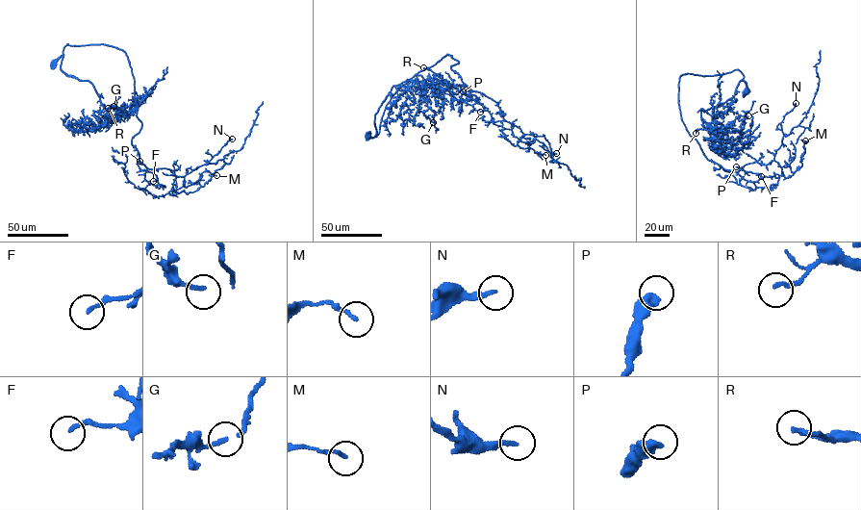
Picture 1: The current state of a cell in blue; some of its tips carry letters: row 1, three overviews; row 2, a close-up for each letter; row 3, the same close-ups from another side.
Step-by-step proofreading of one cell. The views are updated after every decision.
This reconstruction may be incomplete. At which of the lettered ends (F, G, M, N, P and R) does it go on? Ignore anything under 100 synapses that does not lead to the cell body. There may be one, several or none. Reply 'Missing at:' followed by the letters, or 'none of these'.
Missing at: none of these

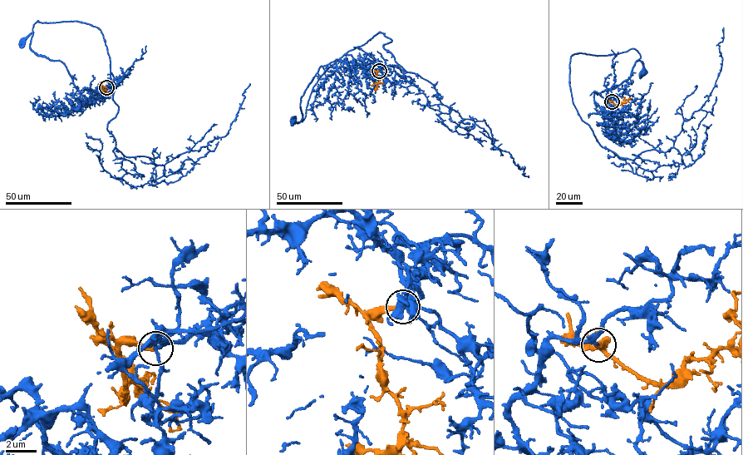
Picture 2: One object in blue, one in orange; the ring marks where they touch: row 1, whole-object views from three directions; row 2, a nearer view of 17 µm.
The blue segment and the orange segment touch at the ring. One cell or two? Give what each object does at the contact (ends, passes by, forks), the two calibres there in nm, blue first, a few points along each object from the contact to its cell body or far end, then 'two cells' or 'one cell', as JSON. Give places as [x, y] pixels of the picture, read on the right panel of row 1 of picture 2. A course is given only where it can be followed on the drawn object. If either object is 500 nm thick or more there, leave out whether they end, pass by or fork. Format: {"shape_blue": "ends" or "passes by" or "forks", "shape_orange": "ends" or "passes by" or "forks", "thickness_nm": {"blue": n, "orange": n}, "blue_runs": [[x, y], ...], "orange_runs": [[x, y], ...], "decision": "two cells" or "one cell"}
{"shape_blue": "passes by", "shape_orange": "ends", "thickness_nm": {"blue": 190, "orange": 280}, "blue_runs": [[612, 101], [608, 101], [604, 107], [608, 118], [605, 118], [593, 95], [625, 81], [638, 61], [642, 73]], "orange_runs": [[612, 101], [618, 105], [632, 98]], "decision": "one cell"}

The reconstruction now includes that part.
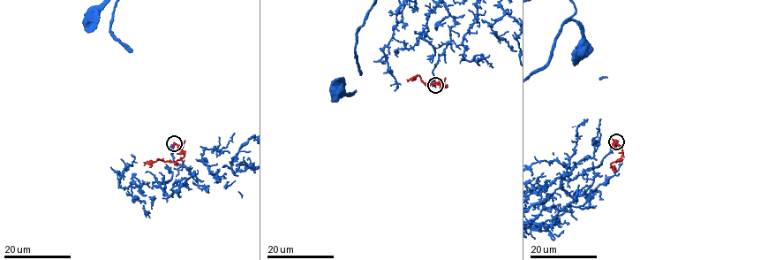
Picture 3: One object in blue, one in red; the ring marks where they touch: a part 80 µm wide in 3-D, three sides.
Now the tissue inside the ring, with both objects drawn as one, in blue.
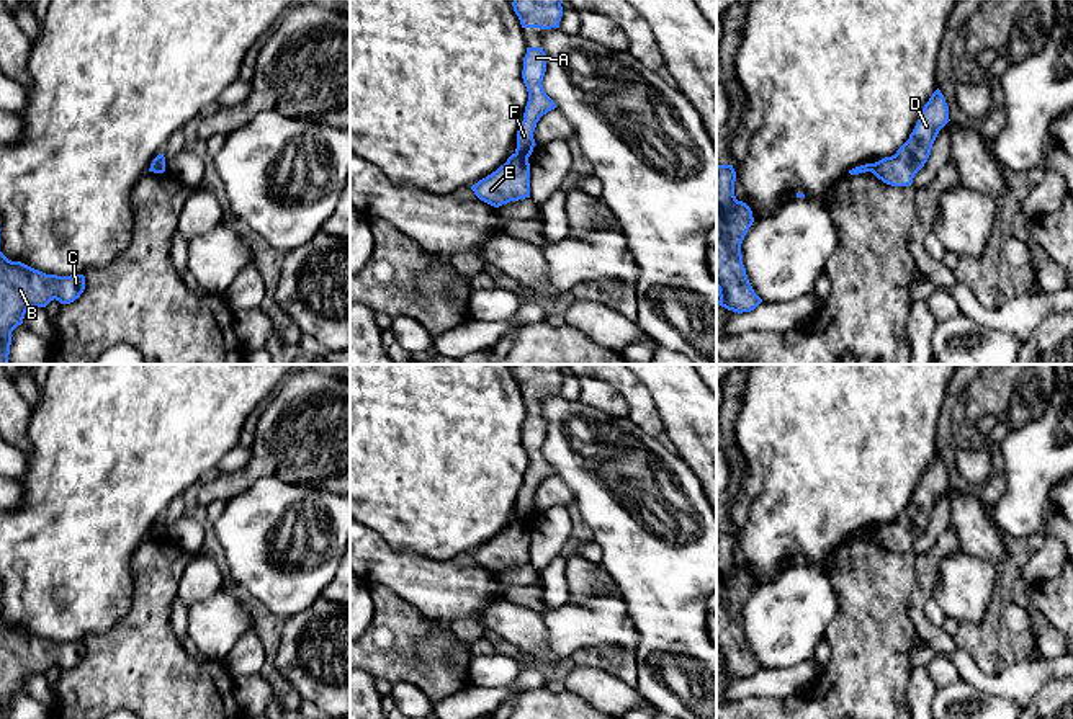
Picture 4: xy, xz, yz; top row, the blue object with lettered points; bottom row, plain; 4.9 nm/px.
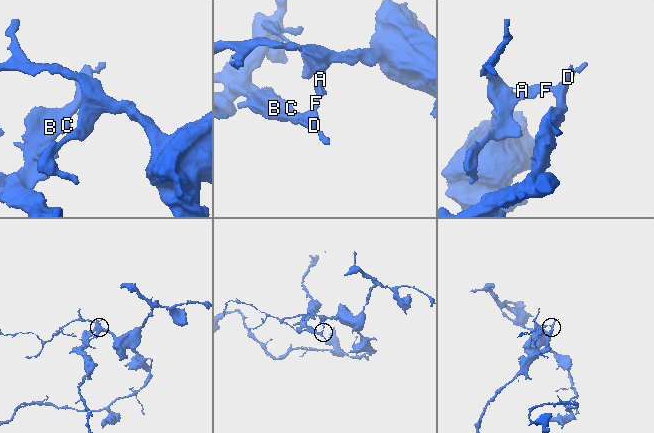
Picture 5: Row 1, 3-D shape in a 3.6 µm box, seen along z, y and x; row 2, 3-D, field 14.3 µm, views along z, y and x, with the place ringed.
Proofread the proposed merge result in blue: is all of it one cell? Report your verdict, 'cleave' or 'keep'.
cleave

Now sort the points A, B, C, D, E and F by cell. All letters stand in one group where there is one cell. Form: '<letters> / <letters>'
A F / B C D E

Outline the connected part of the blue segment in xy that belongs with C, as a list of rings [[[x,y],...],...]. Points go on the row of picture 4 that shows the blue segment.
[[[0,252],[0,364],[8,364],[11,332],[29,307],[46,307],[54,299],[70,304],[83,289],[83,275],[46,275]]]

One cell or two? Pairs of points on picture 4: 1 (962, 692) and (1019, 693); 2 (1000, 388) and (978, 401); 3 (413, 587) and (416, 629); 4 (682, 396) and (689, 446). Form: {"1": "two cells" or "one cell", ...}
{"1": "two cells", "2": "one cell", "3": "two cells", "4": "one cell"}

